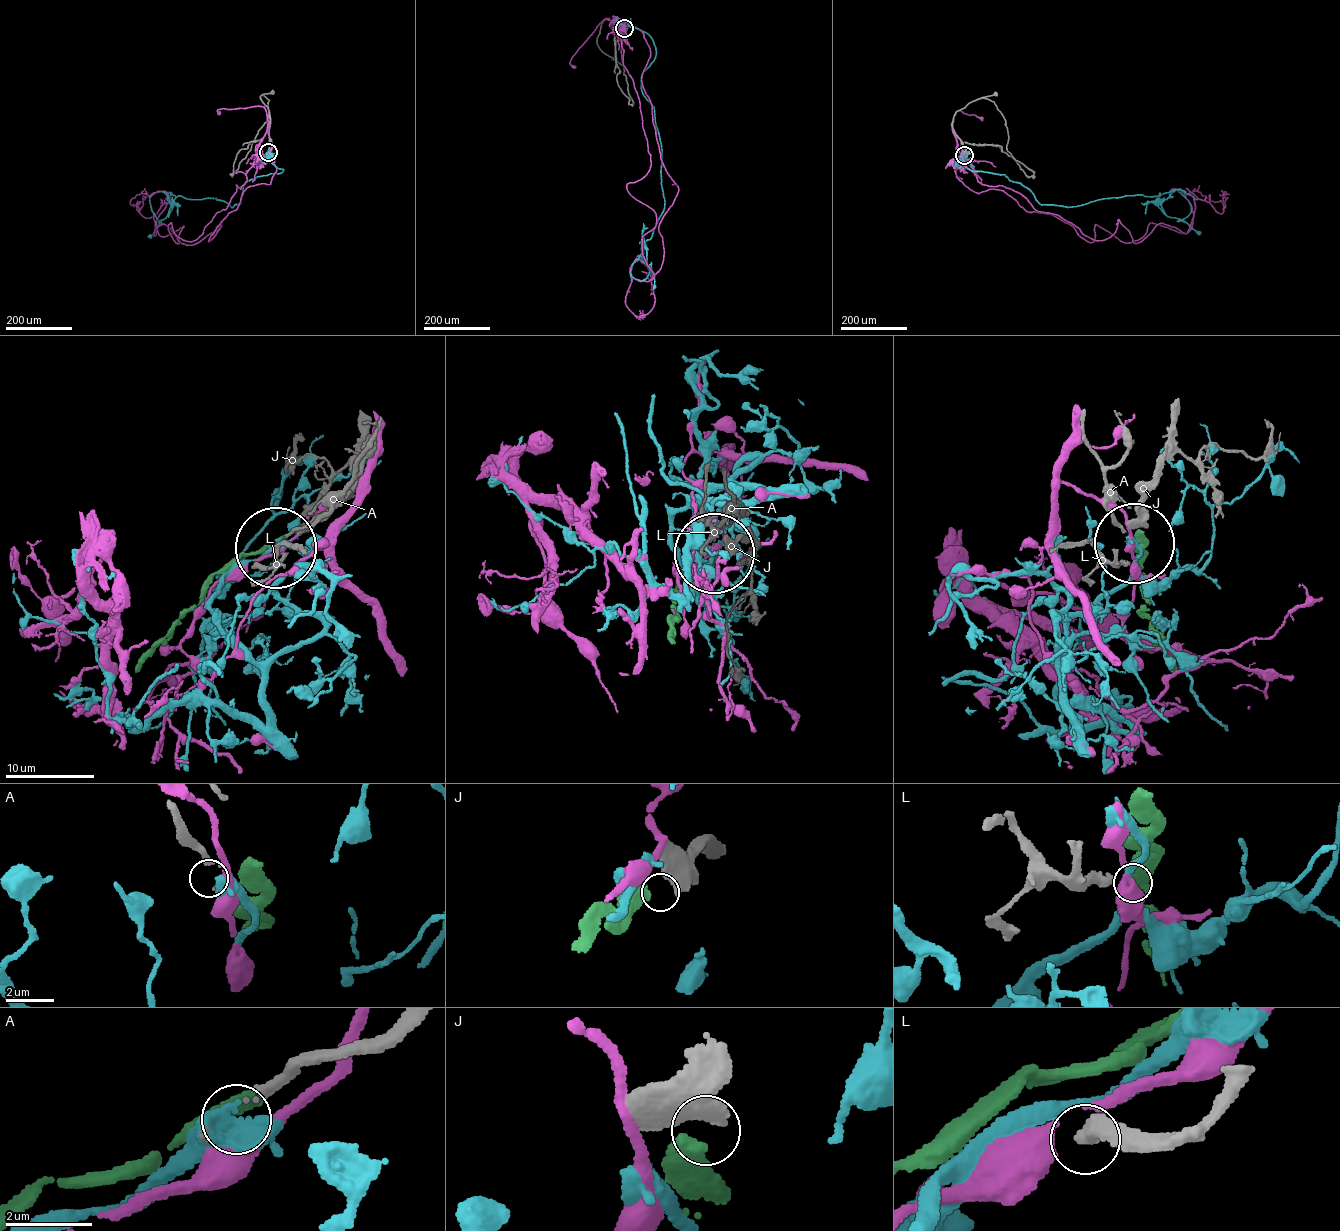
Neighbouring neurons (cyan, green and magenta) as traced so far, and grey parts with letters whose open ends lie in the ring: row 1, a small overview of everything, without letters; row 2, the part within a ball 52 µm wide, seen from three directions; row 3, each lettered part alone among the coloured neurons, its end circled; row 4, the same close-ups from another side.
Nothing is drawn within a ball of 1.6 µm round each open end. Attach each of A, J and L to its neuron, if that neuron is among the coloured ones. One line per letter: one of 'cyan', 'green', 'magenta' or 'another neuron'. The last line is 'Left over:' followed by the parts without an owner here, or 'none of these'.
A: cyan
J: green
L: another neuron
Left over: L

